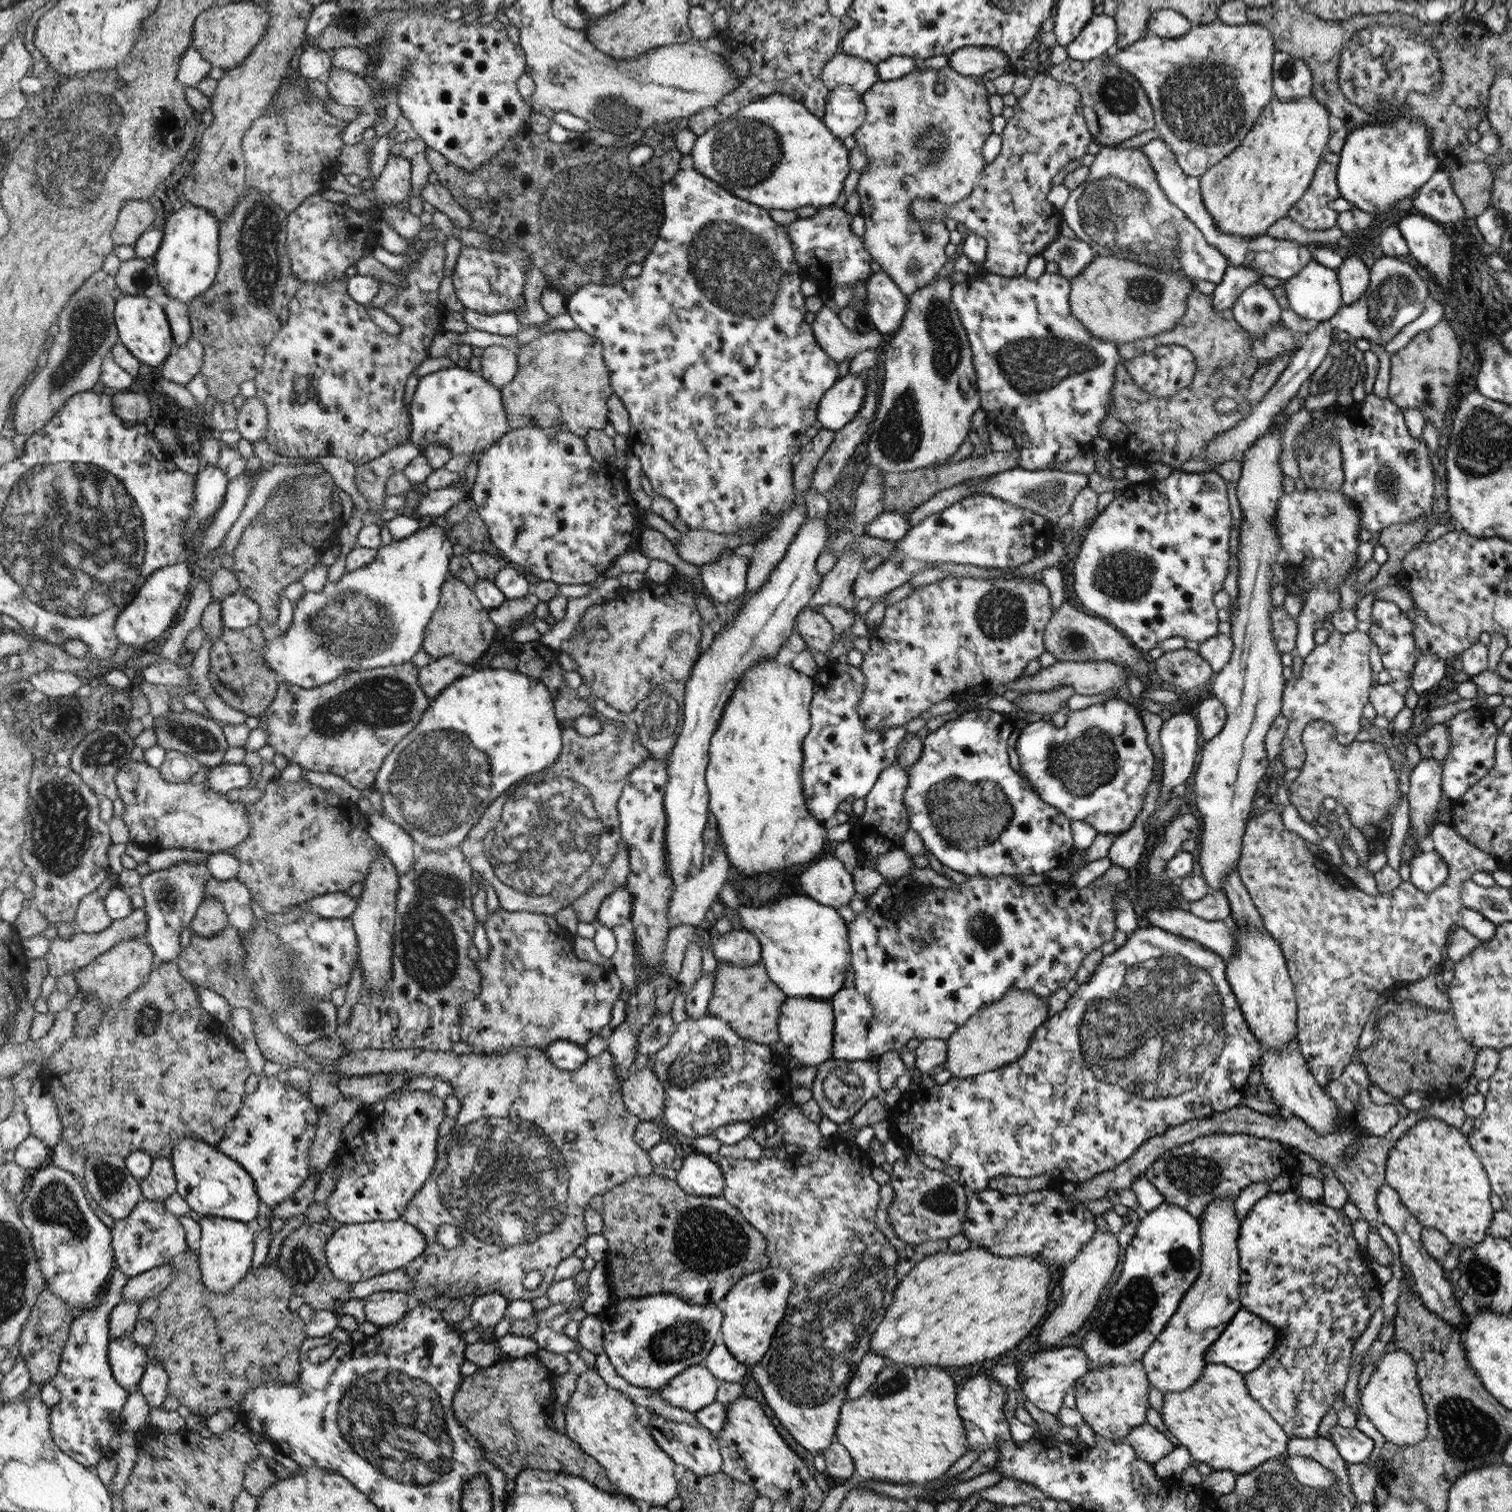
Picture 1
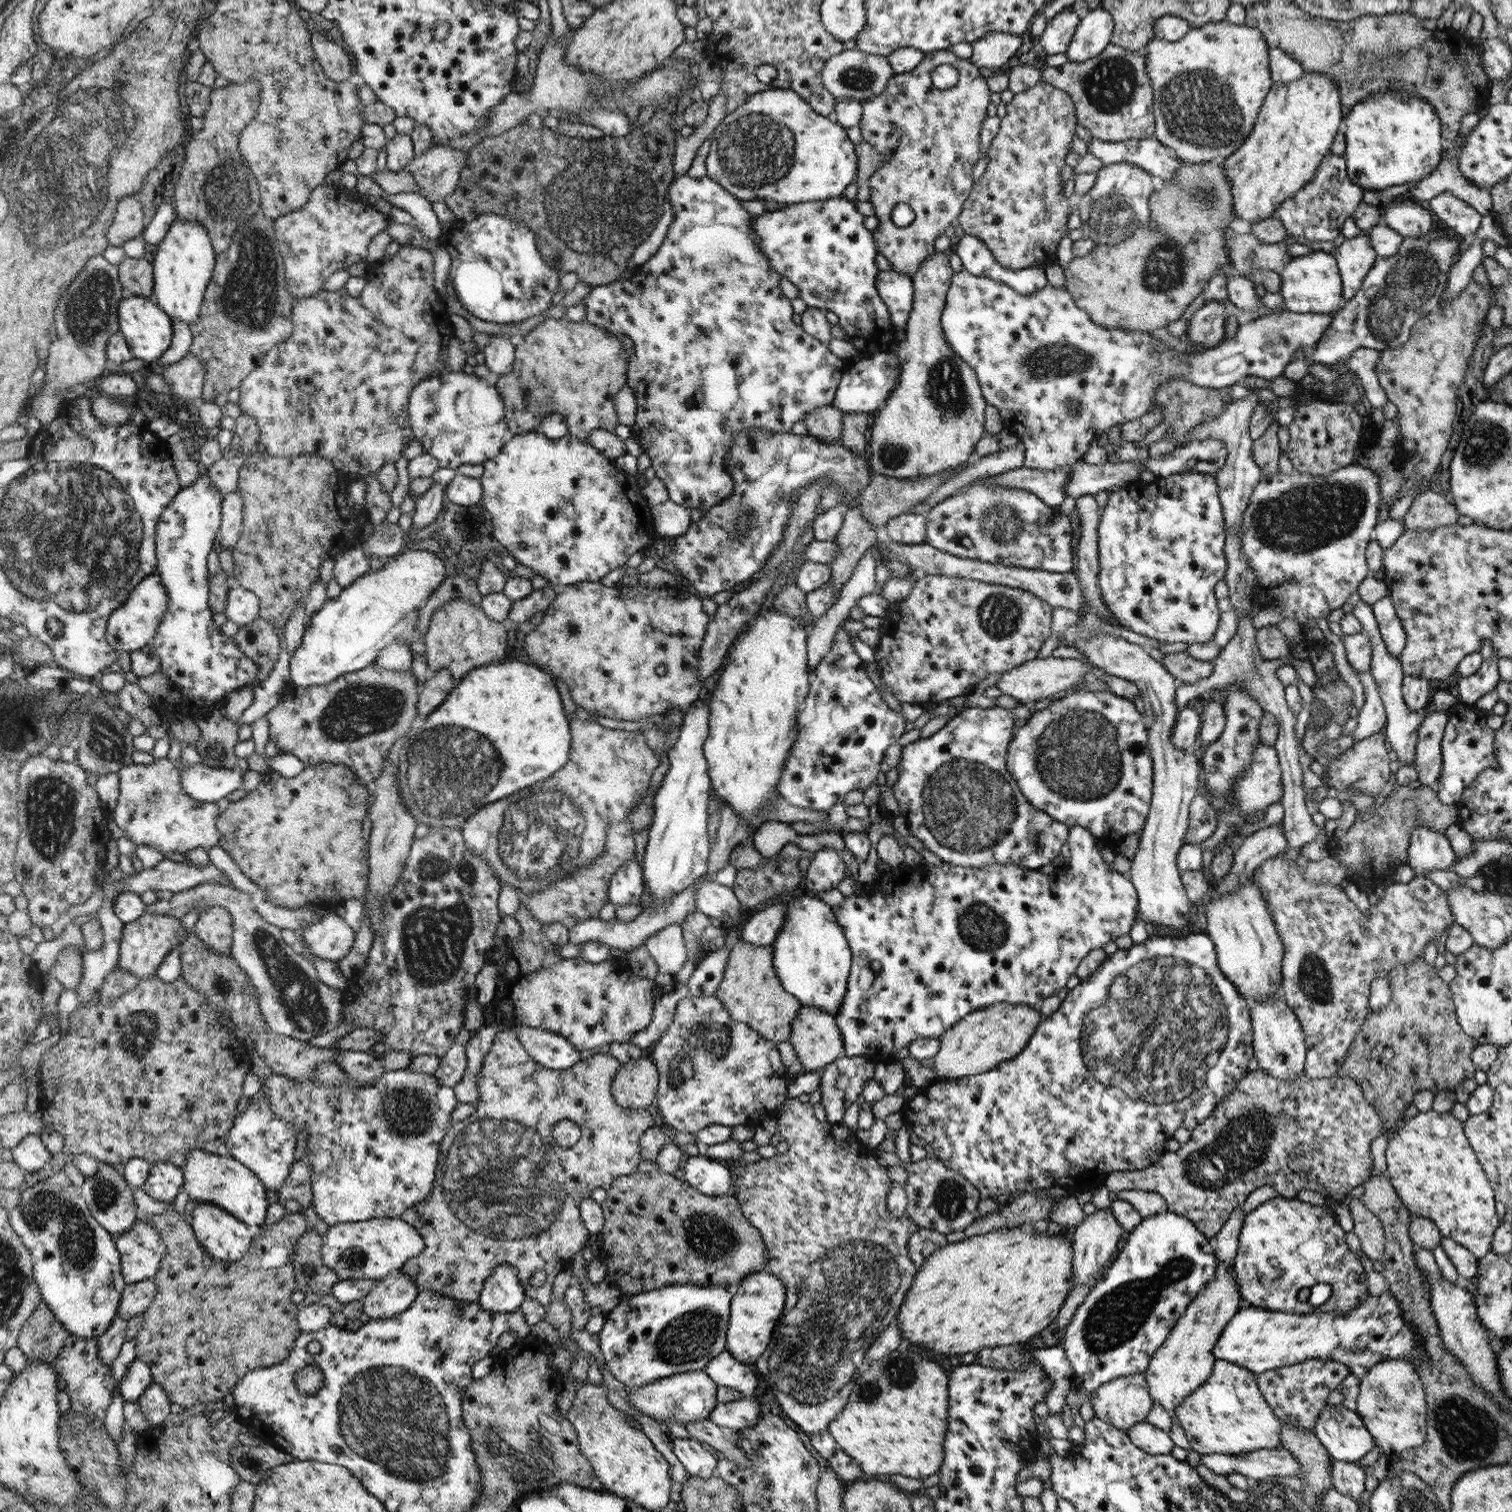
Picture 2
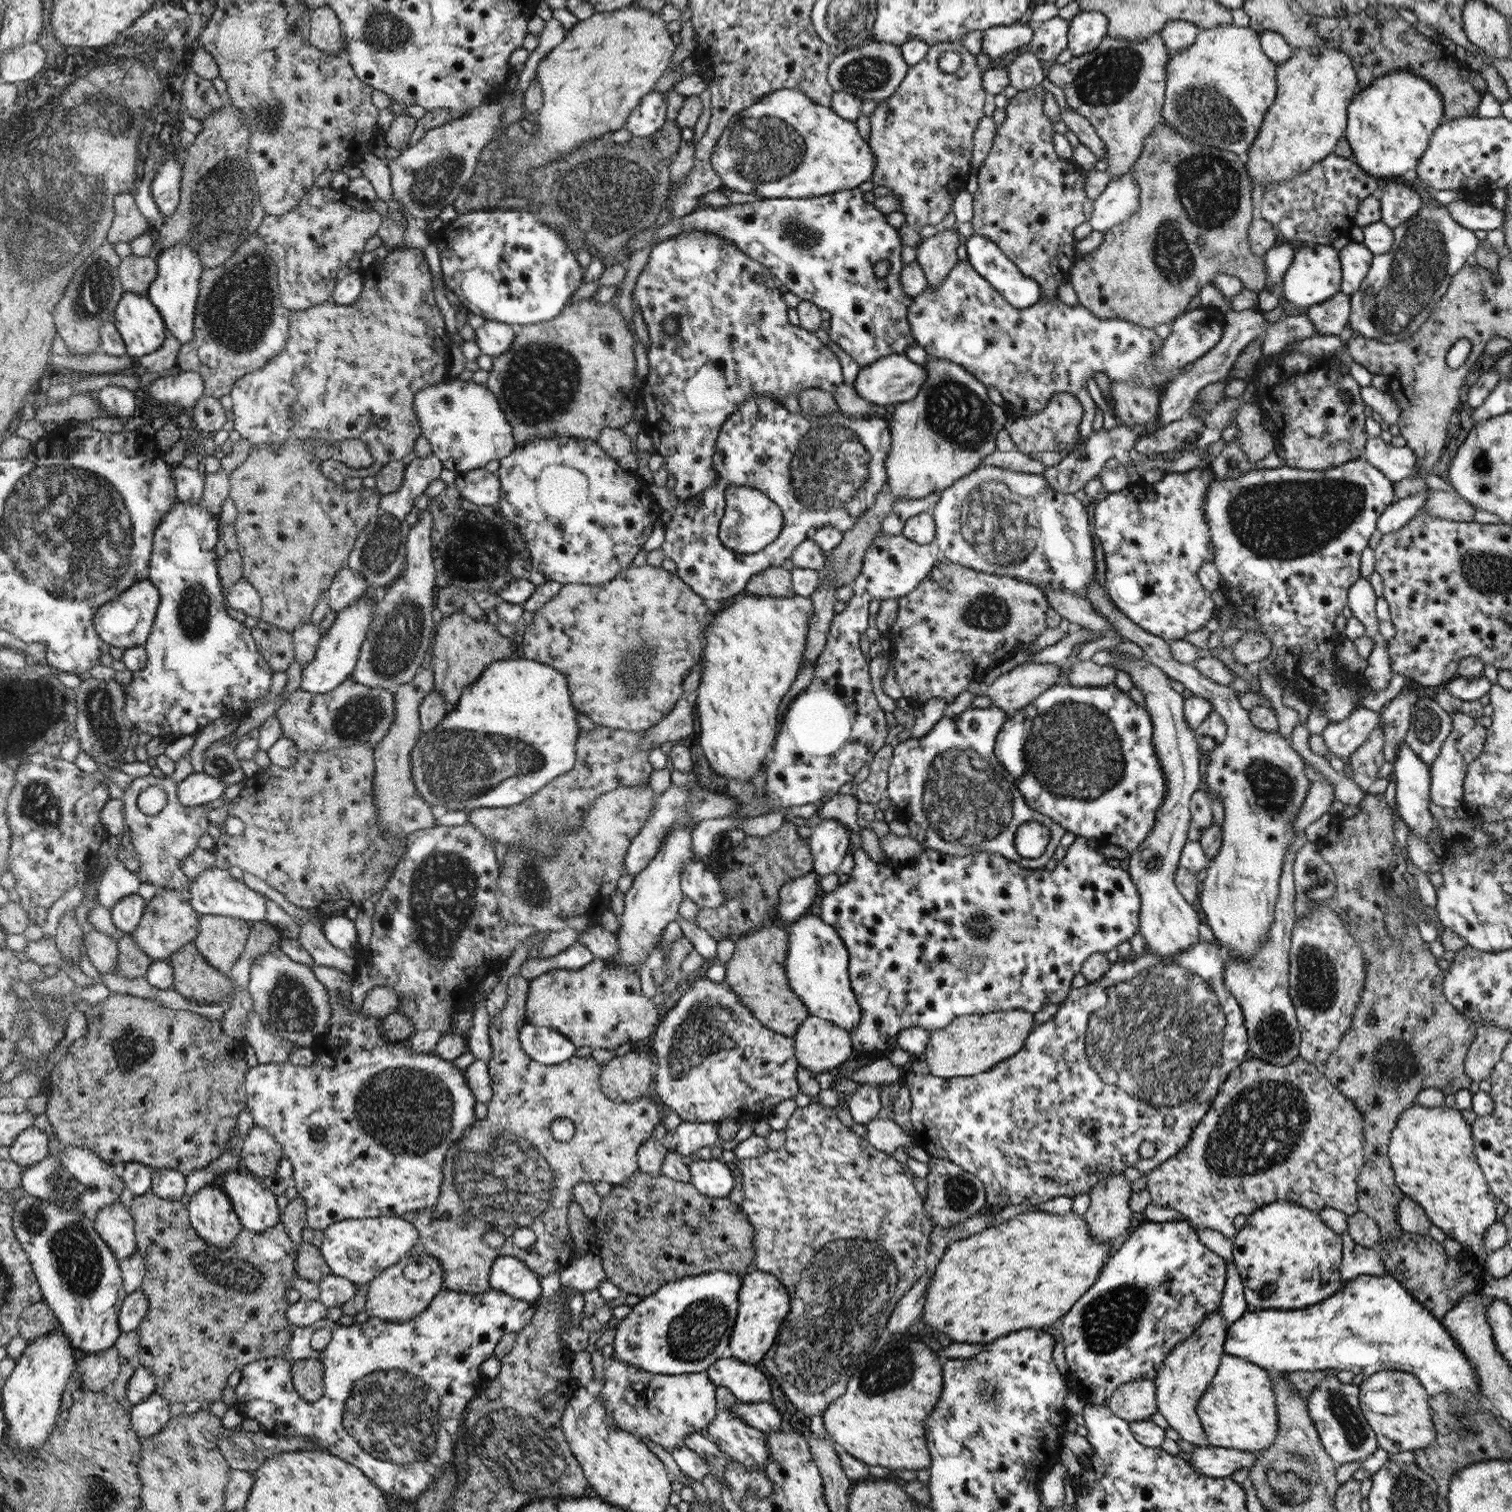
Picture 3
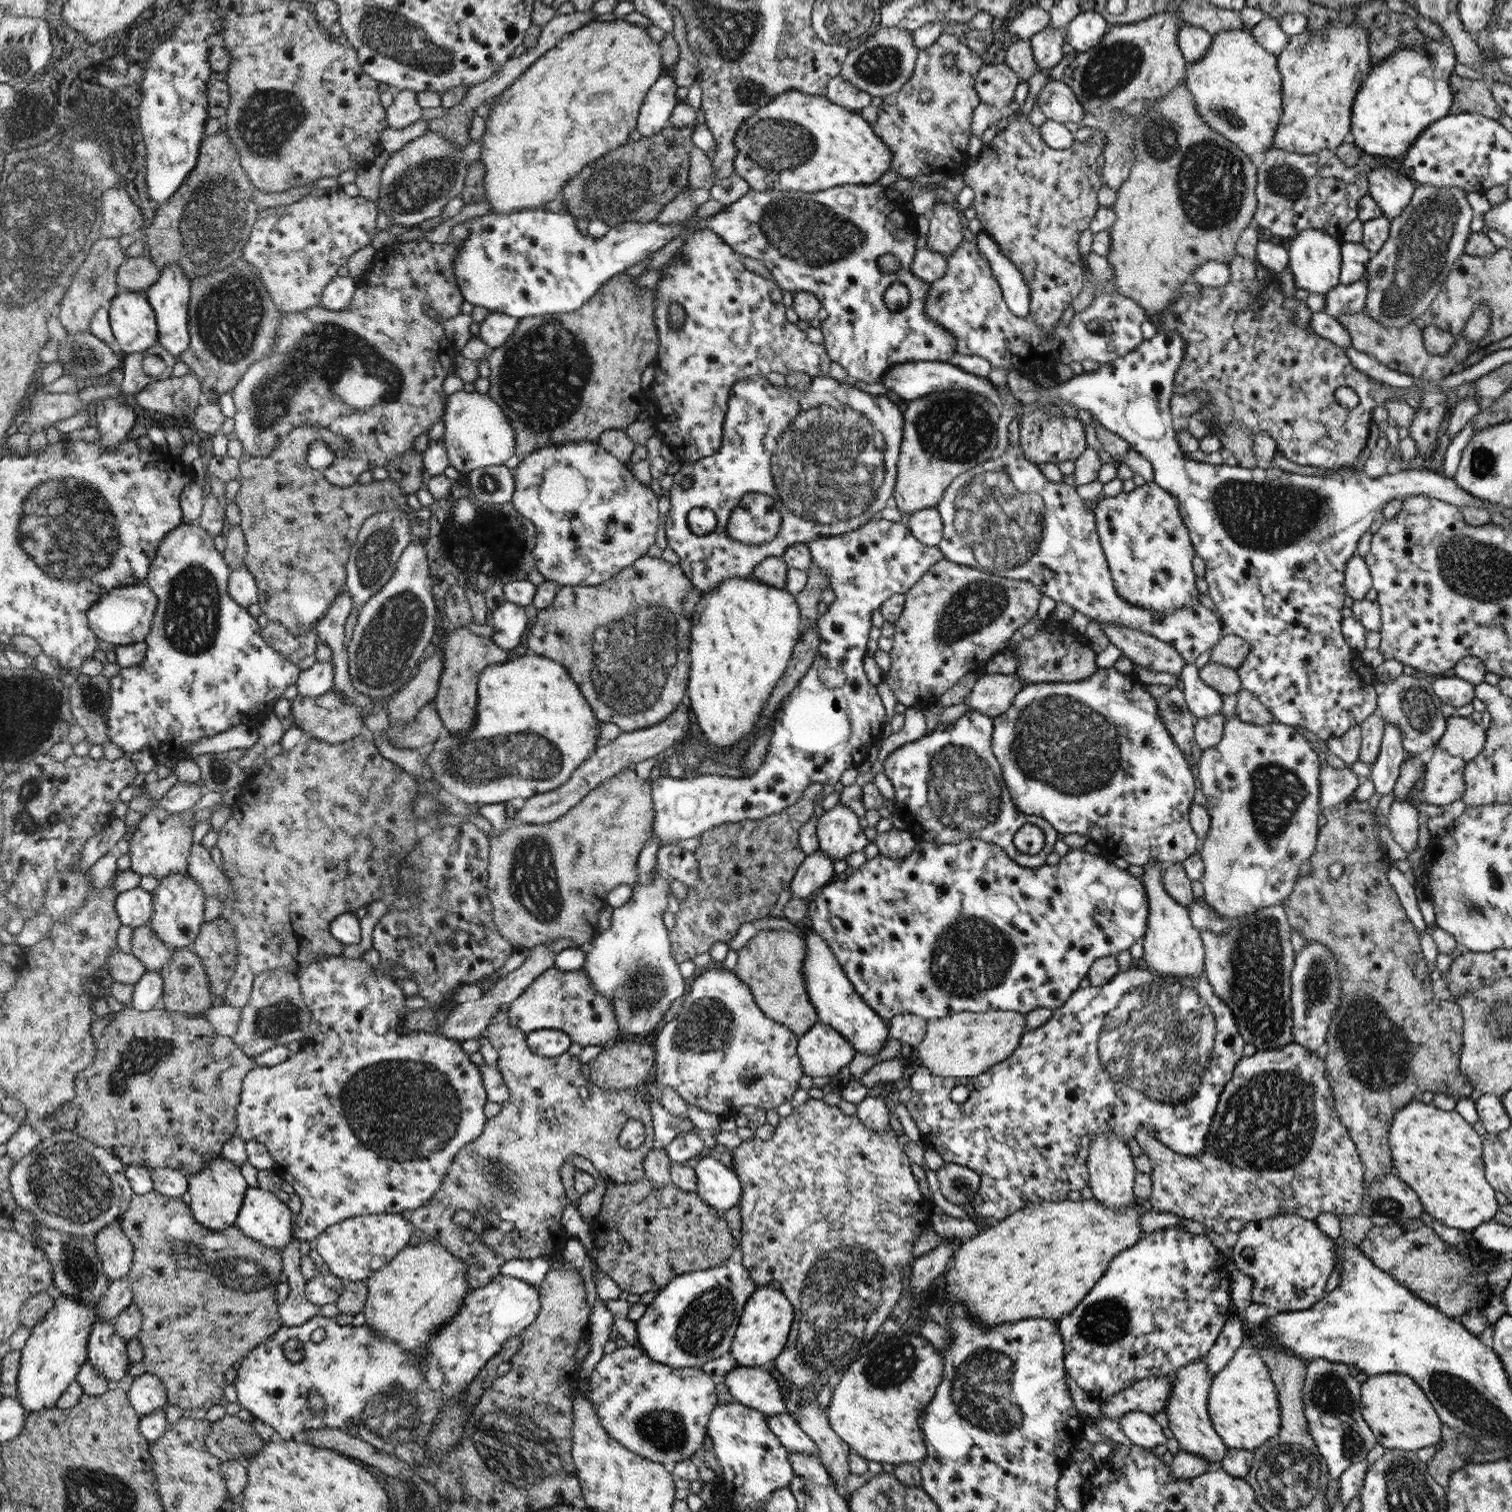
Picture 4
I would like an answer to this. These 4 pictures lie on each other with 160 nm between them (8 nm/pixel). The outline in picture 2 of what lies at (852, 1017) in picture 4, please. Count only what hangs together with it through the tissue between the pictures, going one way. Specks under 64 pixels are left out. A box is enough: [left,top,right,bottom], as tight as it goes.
[773,894,851,1017]

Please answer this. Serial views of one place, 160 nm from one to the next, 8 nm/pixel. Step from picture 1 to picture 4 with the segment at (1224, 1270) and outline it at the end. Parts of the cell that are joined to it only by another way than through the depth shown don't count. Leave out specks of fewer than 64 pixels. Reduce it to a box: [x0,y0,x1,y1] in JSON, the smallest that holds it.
[1164,1357,1228,1465]

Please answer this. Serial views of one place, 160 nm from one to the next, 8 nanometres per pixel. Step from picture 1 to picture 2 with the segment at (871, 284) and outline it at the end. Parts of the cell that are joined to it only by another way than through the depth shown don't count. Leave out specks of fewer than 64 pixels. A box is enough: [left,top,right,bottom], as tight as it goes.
[878,271,915,331]

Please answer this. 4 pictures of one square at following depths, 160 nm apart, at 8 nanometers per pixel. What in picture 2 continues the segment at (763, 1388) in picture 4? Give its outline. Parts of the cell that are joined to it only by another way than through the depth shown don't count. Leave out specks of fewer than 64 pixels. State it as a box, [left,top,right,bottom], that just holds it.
[704,1350,758,1398]

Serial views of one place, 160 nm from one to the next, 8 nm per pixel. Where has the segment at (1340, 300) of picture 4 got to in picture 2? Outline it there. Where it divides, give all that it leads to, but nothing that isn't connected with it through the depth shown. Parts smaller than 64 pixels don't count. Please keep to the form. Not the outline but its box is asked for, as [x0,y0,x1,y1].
[942,269,1335,470]

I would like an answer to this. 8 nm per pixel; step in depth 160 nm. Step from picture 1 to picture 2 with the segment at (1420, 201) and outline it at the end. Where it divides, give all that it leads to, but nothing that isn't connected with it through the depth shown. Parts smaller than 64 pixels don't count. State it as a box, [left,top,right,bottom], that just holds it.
[1430,192,1482,237]

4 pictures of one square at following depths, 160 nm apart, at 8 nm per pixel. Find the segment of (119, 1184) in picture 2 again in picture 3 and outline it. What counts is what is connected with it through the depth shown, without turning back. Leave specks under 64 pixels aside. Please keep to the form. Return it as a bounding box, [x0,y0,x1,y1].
[96,1201,139,1262]

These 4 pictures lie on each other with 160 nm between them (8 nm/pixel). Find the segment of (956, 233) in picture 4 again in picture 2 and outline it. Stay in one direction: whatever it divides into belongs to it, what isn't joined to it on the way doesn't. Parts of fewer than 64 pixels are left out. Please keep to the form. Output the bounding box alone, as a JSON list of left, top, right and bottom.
[868,250,986,479]

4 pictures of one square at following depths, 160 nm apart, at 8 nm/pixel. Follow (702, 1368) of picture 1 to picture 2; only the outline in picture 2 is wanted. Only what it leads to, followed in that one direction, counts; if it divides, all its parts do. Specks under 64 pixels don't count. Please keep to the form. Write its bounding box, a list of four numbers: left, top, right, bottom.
[623,1370,720,1426]

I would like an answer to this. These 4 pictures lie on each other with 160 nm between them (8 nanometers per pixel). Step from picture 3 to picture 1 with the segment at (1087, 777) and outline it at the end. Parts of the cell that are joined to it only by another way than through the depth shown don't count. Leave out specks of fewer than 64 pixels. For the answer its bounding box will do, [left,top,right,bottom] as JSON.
[1014,699,1154,833]

